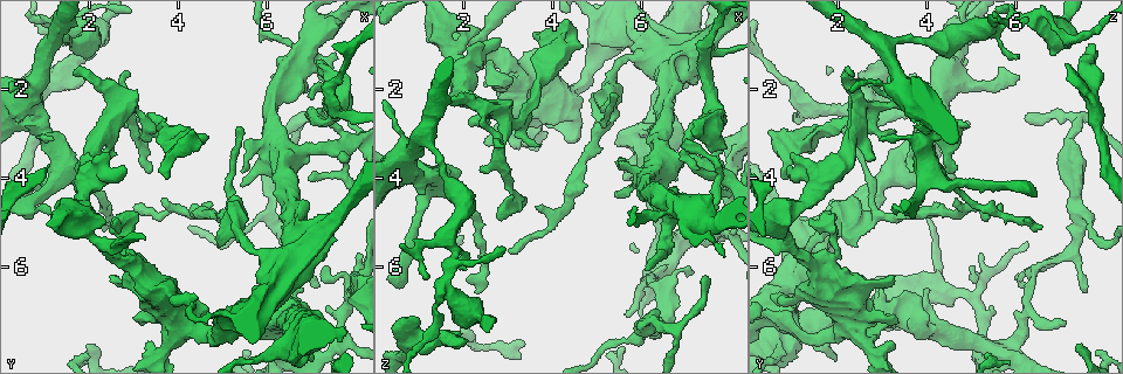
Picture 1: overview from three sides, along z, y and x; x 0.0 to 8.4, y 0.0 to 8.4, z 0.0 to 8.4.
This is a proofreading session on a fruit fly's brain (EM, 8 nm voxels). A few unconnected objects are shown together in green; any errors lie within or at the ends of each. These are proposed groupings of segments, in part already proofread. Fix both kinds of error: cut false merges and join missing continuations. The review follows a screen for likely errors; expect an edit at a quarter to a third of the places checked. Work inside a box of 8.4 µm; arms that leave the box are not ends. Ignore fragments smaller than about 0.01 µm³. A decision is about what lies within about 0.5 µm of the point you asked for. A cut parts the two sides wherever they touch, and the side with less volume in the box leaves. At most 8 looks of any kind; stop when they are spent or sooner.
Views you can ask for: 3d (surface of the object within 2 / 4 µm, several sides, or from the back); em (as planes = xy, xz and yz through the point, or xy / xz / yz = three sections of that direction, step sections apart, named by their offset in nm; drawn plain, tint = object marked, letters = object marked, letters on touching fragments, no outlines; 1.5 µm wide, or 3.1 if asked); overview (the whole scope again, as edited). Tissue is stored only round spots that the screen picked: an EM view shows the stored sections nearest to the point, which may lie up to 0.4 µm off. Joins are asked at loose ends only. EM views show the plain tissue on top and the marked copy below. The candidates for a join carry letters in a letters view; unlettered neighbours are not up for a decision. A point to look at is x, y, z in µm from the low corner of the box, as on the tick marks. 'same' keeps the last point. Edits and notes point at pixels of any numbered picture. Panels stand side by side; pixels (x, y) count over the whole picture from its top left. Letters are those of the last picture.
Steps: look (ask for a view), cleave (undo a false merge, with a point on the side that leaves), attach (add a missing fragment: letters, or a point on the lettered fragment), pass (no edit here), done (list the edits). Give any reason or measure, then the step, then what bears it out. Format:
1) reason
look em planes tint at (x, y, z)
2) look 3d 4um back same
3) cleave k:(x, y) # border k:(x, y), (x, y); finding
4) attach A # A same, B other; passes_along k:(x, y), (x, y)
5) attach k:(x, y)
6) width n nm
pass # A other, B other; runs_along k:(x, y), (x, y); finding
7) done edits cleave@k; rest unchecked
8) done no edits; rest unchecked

sudden change in width
look 3d 4um back at (5.95, 5.75, 1.35)

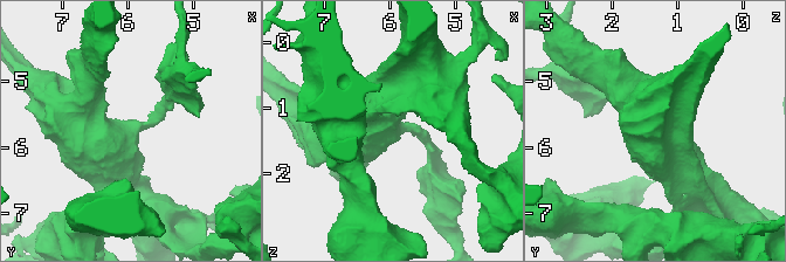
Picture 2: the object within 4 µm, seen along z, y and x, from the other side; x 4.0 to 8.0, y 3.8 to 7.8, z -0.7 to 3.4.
look em planes letters at (5.95, 5.75, 1.30)

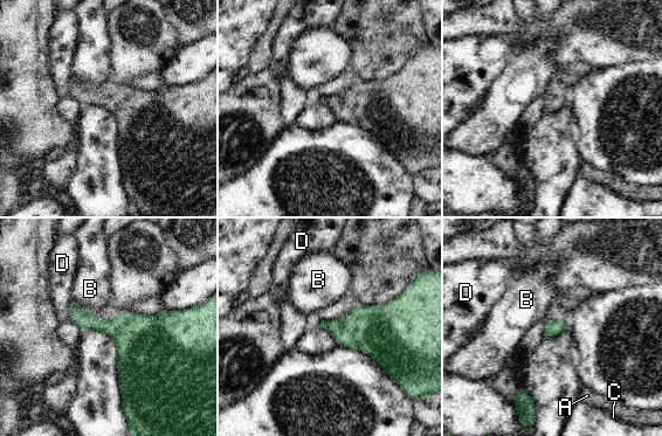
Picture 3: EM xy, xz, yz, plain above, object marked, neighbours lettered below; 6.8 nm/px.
width 80 nm
pass # A other, B other, C other, D other; border 3:(71, 299), (78, 306), (92, 310); one neuron here

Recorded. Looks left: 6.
thick turns thin
look 3d 4um at (3.90, 6.65, 1.10)

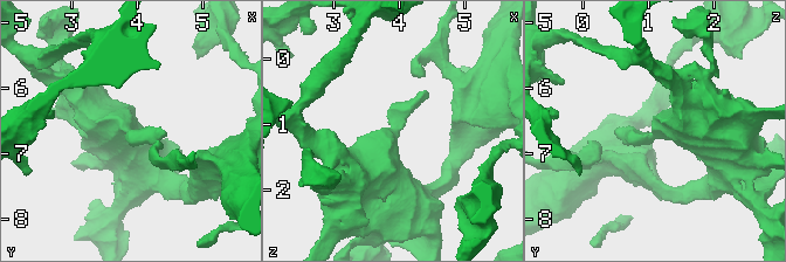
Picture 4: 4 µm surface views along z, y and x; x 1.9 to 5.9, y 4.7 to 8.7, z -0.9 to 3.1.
need the tissue
look em xy step 8 tint at (3.85, 6.60, 1.10)

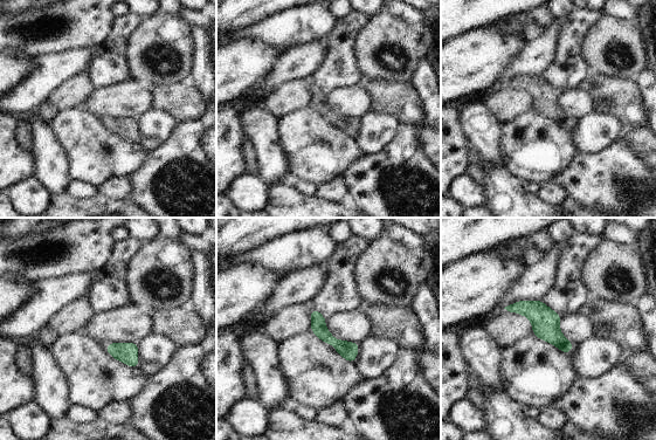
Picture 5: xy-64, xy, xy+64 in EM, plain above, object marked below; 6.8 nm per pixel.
look em planes letters same

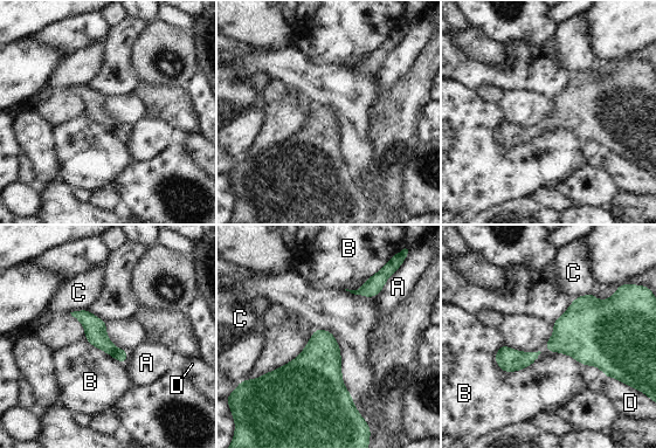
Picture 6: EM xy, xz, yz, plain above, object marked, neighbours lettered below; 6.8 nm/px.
pass # A other, B other, C other, D other; runs_along 6:(76, 314), (122, 359); continuous, no second neuron

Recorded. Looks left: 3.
thin end
look em planes tint at (2.25, 5.10, 6.60)

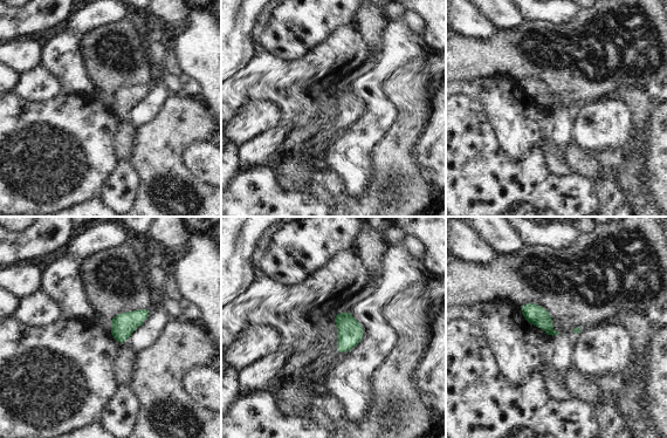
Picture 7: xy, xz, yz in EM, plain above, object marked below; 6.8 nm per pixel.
look em planes letters same

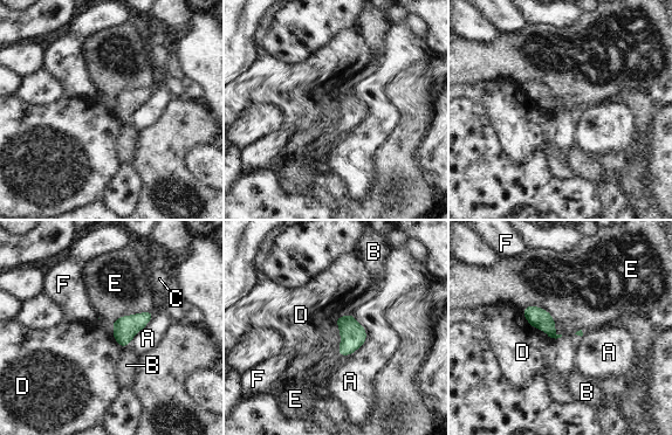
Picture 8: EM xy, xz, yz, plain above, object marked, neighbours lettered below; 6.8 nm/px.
pass # A other, B other, C other, D other, E other, F other; border 8:(351, 313), (365, 340), (342, 357); no lettered fragment goes on from it

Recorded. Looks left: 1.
done no edits; rest unchecked

